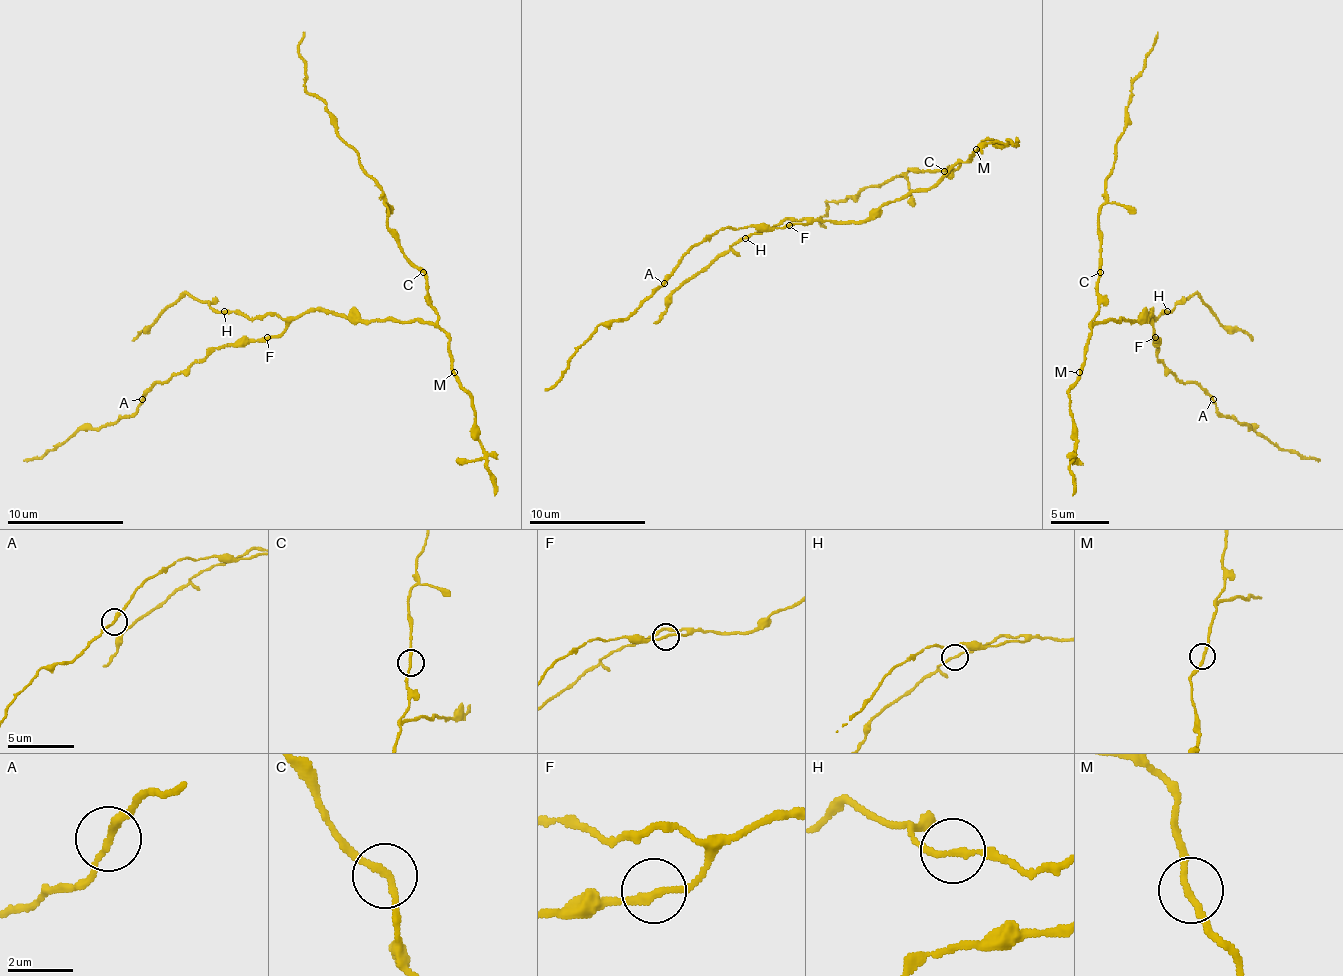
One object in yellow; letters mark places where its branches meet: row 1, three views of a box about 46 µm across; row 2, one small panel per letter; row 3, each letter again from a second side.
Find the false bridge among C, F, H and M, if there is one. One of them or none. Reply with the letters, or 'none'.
none

